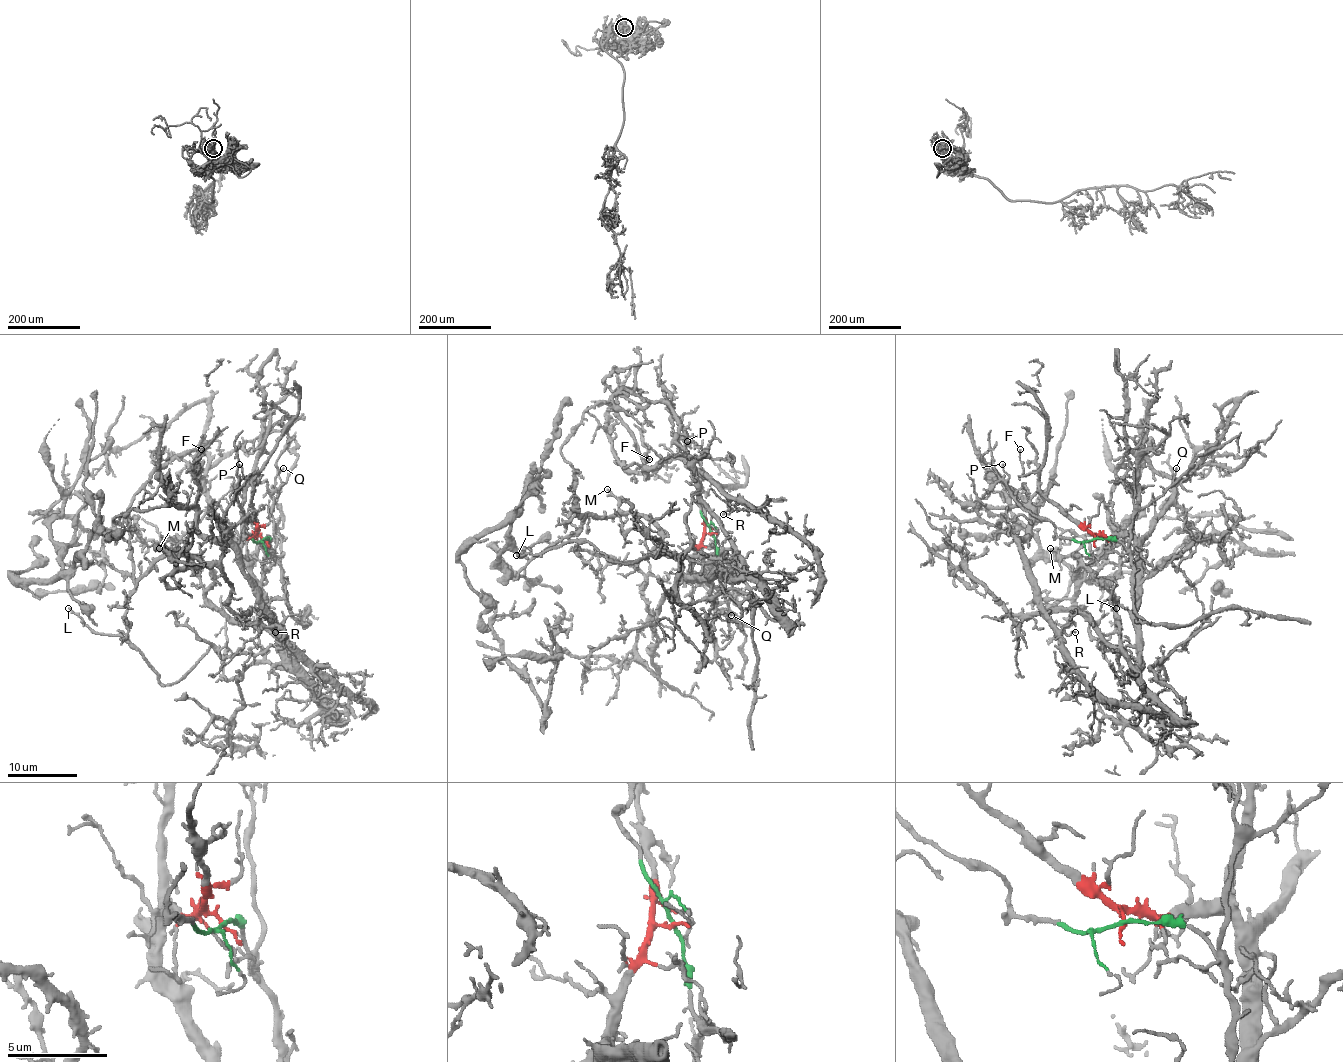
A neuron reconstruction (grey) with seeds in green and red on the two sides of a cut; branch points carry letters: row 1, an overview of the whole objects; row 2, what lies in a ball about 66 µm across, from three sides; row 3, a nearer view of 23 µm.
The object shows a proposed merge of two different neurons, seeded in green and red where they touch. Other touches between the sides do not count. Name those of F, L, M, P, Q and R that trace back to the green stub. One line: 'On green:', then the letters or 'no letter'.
On green: P, Q

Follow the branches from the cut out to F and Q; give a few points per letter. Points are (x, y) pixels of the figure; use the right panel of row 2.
F: (1093, 539), (1138, 555), (1135, 666), (1081, 614), (1011, 614), (929, 522), (1027, 536), (1039, 475), (1020, 449)
Q: (1093, 539), (1116, 539), (1128, 548), (1131, 518), (1161, 496), (1171, 484), (1176, 468)

